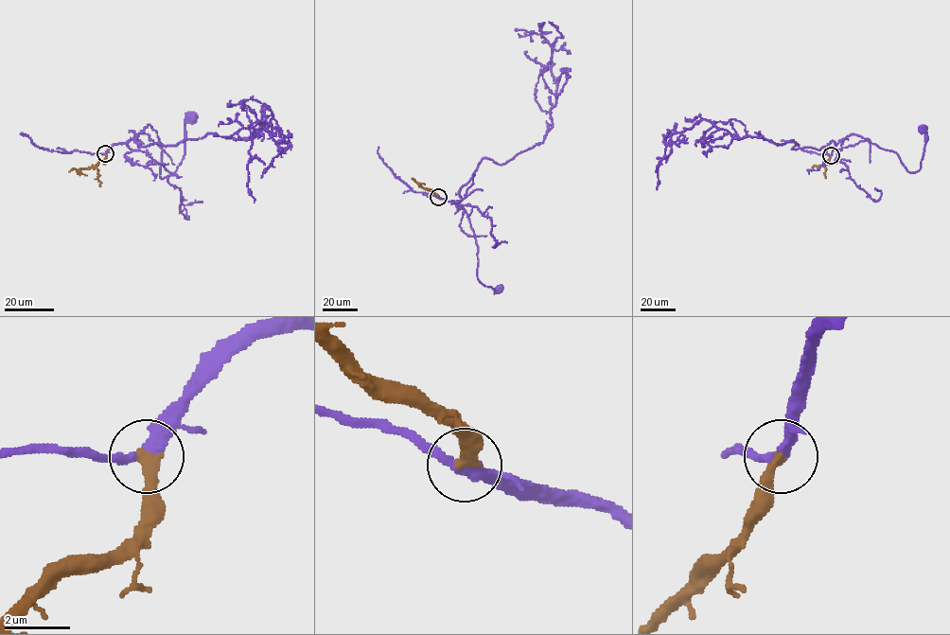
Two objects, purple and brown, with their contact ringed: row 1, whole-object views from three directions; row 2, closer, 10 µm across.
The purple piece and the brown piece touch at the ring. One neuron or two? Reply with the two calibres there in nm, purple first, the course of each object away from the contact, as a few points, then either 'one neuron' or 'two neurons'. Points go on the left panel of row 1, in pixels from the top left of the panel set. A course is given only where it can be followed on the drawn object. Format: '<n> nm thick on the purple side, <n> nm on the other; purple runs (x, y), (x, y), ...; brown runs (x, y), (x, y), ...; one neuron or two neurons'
320 nm thick on the purple side, 380 nm on the other; purple runs (105, 153), (149, 125), (161, 144), (160, 177), (164, 178), (184, 154), (184, 123), (192, 118); brown runs (105, 153), (105, 158), (94, 167), (69, 171); one neuron

